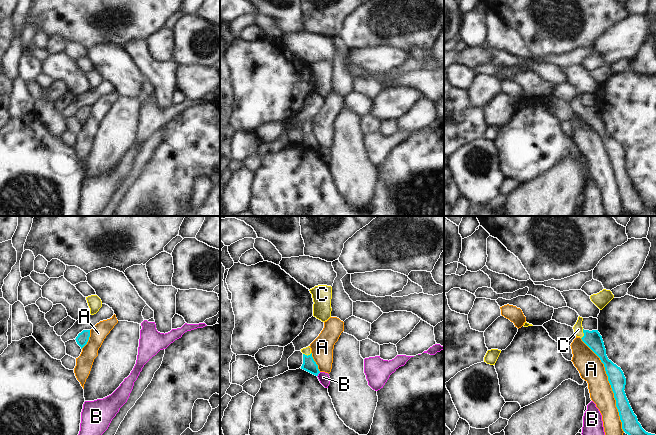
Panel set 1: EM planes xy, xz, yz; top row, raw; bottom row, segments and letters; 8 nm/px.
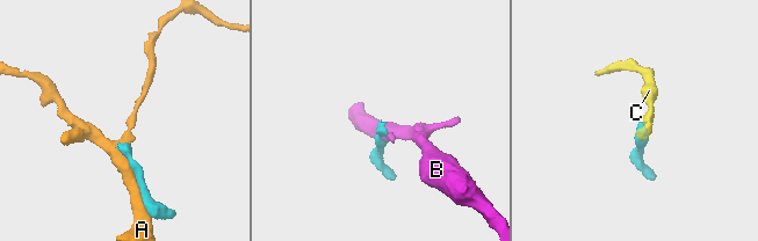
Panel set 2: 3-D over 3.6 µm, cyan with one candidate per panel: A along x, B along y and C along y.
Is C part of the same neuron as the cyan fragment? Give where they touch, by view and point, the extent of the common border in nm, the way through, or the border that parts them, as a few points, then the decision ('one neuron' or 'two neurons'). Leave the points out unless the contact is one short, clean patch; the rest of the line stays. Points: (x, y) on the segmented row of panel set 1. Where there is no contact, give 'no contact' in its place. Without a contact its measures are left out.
meets cyan in yz at (584, 334); contact 80 nm long; runs through yz (593, 339), (584, 334), (578, 329); one neuron

